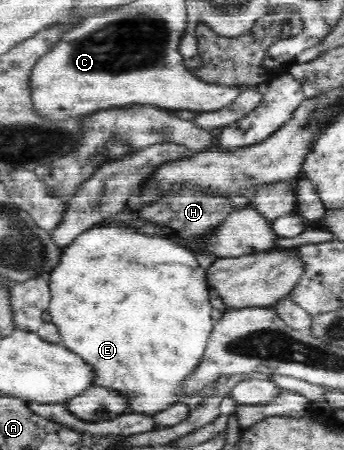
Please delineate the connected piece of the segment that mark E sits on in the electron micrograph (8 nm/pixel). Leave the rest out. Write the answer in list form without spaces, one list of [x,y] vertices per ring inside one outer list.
[[[121,224],[95,225],[65,246],[60,264],[48,275],[51,294],[48,312],[52,316],[52,323],[59,331],[61,344],[84,359],[88,366],[92,366],[92,372],[96,375],[94,384],[120,394],[121,398],[125,400],[125,406],[128,406],[128,412],[154,416],[156,412],[177,404],[180,399],[183,399],[183,380],[191,375],[191,372],[201,363],[215,326],[214,320],[212,320],[214,308],[210,305],[209,286],[205,276],[207,269],[198,264],[196,254],[187,250],[186,247],[172,242],[173,240],[166,240],[160,236],[140,236],[140,234],[140,232],[134,232],[133,228],[122,227]]]

